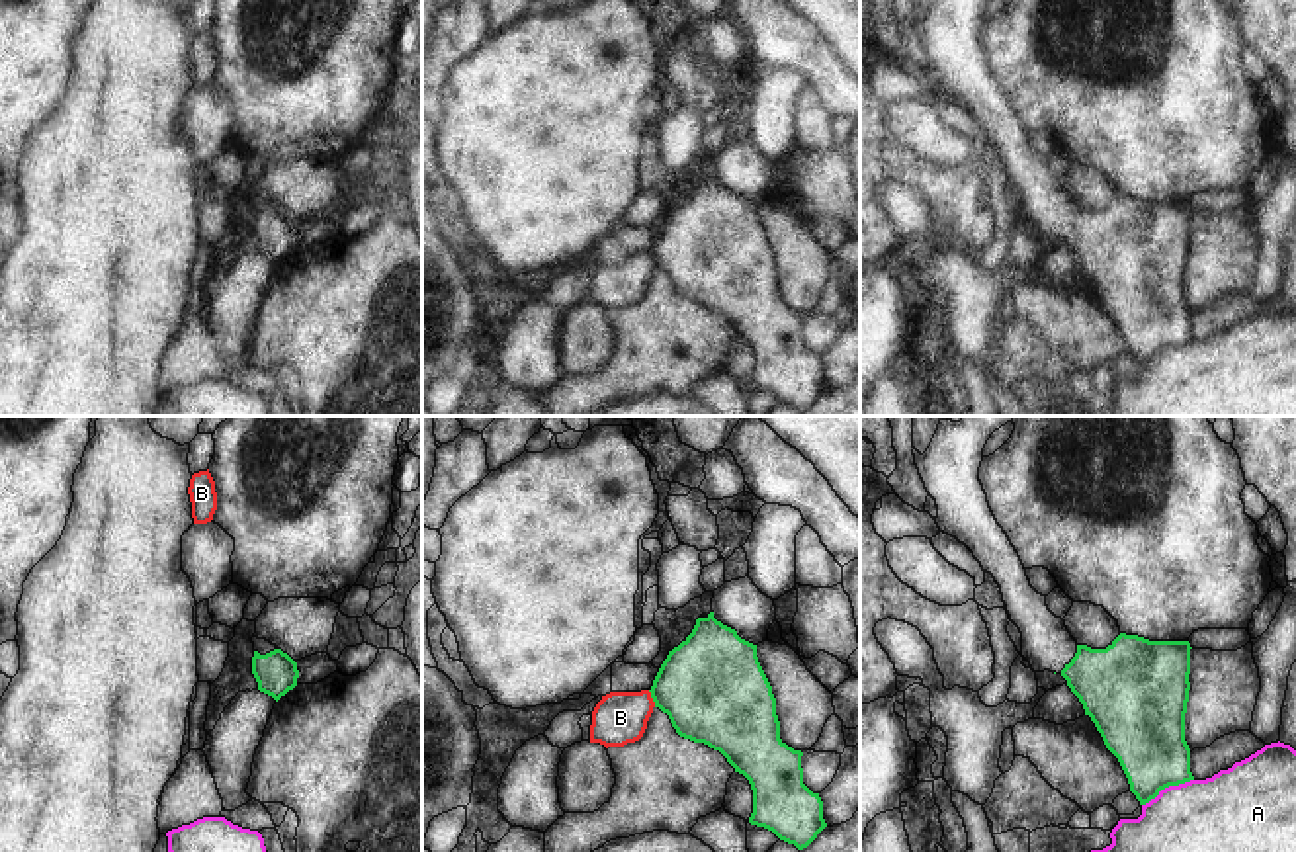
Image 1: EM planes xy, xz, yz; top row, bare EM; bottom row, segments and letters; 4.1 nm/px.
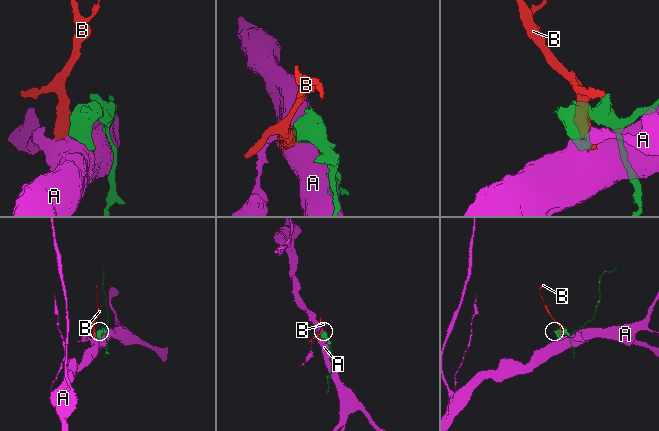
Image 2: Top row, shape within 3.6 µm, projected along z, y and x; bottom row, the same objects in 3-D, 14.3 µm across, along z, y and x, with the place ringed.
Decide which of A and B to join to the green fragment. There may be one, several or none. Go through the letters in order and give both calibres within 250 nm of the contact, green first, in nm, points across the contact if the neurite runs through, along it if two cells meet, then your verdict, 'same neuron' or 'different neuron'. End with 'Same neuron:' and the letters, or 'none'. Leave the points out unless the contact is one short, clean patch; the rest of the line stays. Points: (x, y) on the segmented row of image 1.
A: calibres 320 and 480 nm; different neuron
B: calibres 420 and 220 nm; border xz (648, 690), (655, 706); different neuron
Same neuron: none

